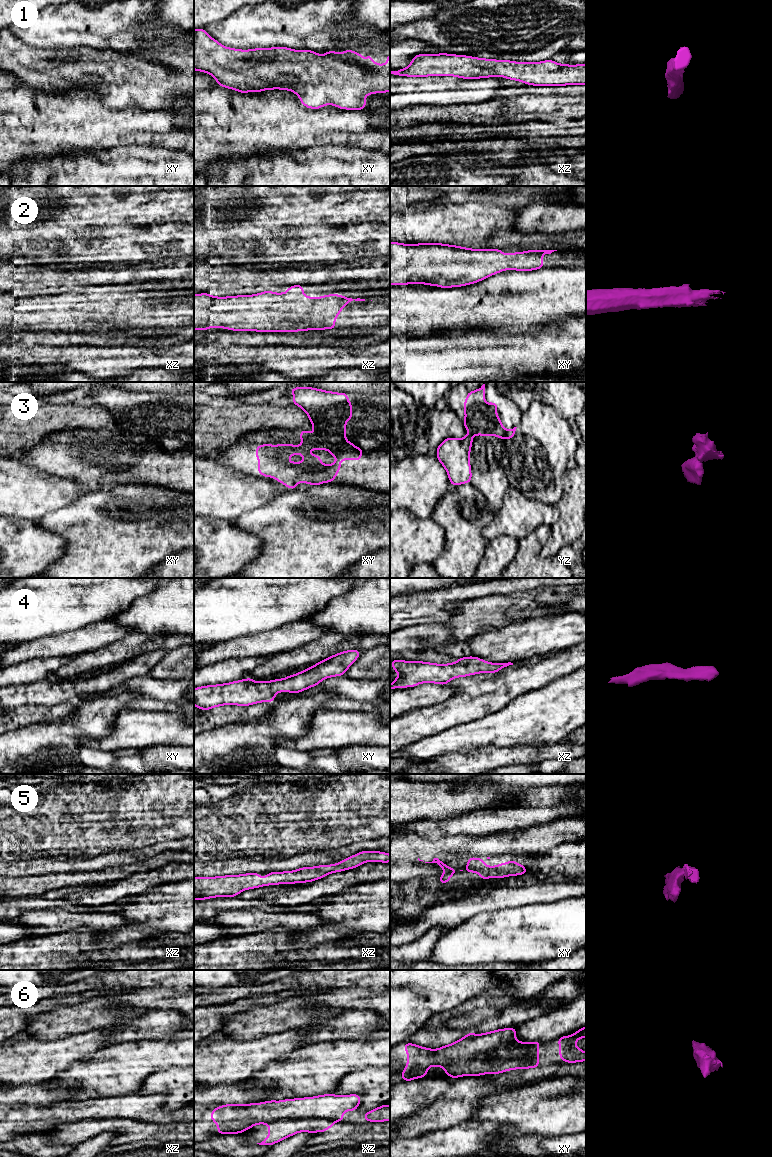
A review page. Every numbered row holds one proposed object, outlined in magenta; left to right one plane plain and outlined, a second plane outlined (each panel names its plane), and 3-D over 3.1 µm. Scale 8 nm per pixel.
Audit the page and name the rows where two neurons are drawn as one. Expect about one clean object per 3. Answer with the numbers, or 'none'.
3, 6

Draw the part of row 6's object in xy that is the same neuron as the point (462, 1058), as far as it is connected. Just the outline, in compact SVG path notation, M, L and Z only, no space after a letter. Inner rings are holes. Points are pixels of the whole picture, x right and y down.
M506 1028L491 1031L483 1034L467 1033L462 1039L439 1049L428 1049L416 1044L405 1043L407 1051L407 1066L401 1073L403 1081L411 1081L416 1078L427 1076L427 1069L432 1066L440 1066L452 1079L461 1076L480 1076L483 1074L499 1074L514 1069L527 1069L539 1067L539 1048L534 1042L518 1042L516 1028ZM522 1046L526 1049L527 1055L521 1059L499 1059L482 1058L481 1053L487 1053L501 1047Z

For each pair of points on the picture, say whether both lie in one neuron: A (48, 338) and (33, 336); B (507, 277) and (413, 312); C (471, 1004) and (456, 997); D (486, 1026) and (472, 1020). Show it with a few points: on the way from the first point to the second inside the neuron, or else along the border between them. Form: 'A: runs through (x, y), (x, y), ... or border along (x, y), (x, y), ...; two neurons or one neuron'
A: runs through (44, 337), (37, 337); one neuron
B: runs through (485, 301), (481, 305), (469, 305), (437, 311); one neuron
C: border along (486, 990), (444, 1012); two neurons
D: border along (497, 1012), (469, 1029); two neurons

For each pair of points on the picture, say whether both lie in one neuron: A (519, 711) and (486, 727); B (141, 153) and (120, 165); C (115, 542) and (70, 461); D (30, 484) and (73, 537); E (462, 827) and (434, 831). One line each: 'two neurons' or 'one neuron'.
A: one neuron
B: one neuron
C: two neurons
D: two neurons
E: one neuron

